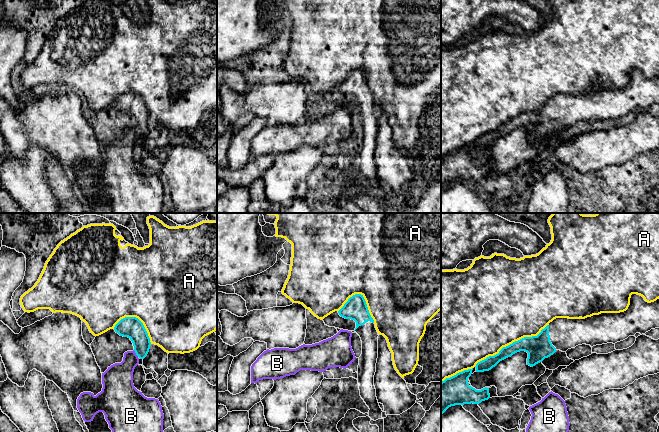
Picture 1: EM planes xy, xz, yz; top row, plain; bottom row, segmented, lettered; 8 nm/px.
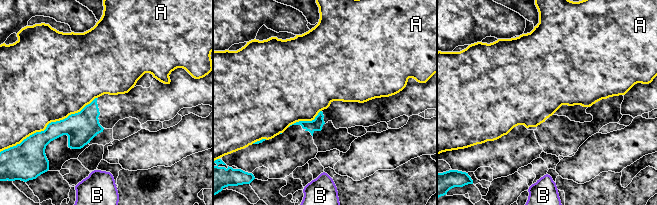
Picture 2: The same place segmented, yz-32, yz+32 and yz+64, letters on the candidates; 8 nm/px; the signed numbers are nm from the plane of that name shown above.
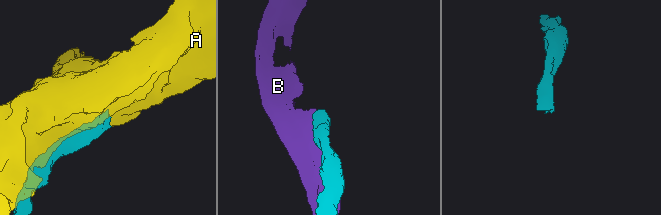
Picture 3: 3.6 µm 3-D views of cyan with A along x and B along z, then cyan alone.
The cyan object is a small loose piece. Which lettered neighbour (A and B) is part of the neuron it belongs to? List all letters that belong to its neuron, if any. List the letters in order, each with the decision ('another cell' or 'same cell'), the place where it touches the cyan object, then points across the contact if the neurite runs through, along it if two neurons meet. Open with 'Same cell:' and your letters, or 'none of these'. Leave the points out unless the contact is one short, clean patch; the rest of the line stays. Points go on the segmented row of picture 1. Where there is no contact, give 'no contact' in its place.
Same cell: none of these
A: another cell | yz (512, 343)
B: another cell | xy (135, 352) | along xy (133, 350), (138, 356)

